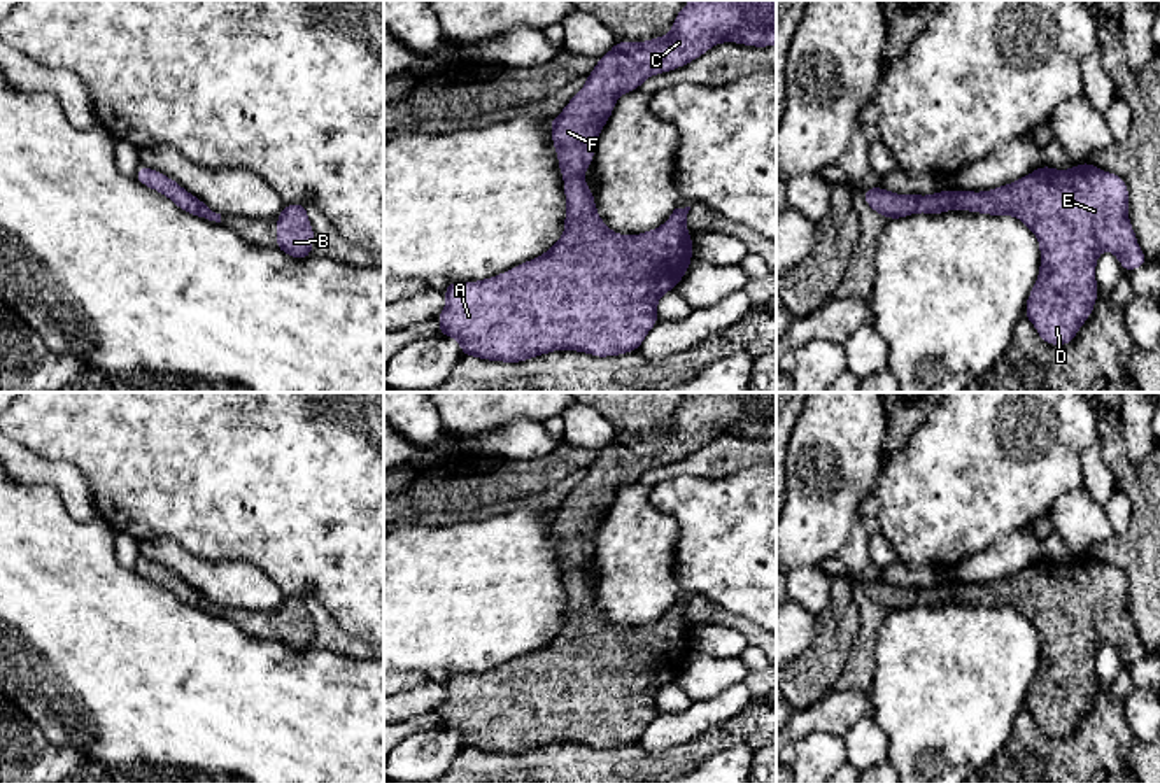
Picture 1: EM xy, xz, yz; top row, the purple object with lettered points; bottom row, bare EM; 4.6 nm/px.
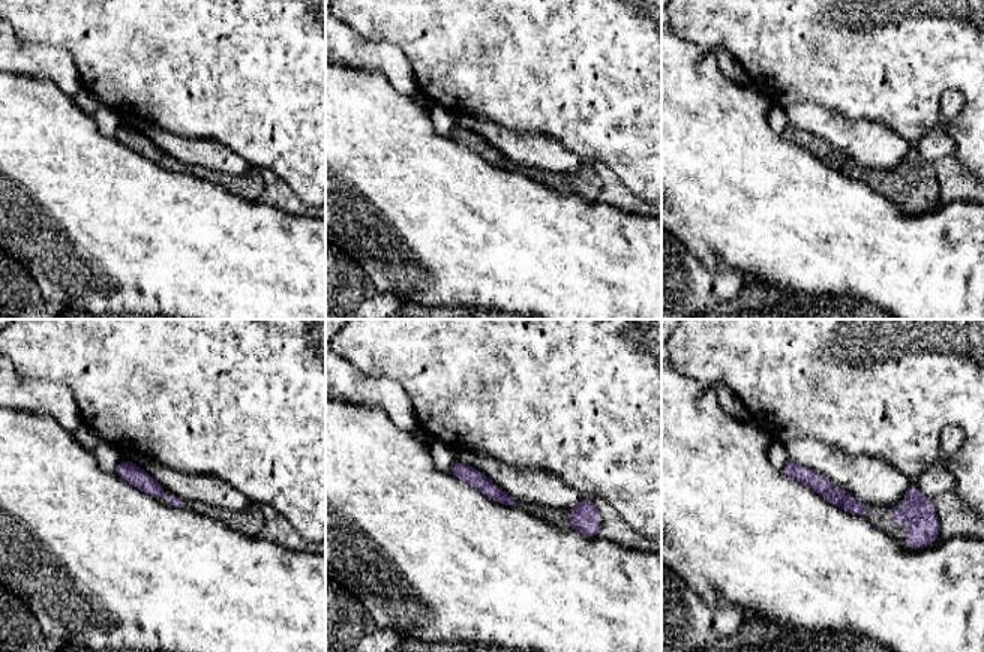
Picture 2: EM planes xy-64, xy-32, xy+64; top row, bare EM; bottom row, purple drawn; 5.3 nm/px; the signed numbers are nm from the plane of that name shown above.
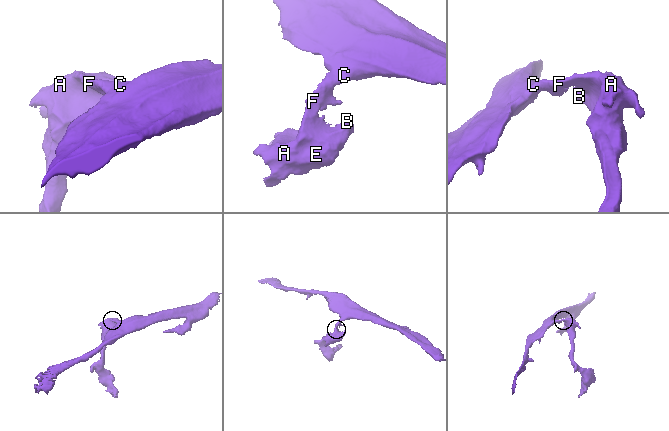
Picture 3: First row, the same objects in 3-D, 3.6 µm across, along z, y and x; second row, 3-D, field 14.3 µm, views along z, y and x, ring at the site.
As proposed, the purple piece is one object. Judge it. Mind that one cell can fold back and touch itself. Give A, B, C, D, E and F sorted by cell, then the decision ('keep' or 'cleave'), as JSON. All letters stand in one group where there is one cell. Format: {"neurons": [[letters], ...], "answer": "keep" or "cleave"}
{"neurons": [["A", "B", "C", "D", "E", "F"]], "answer": "keep"}

